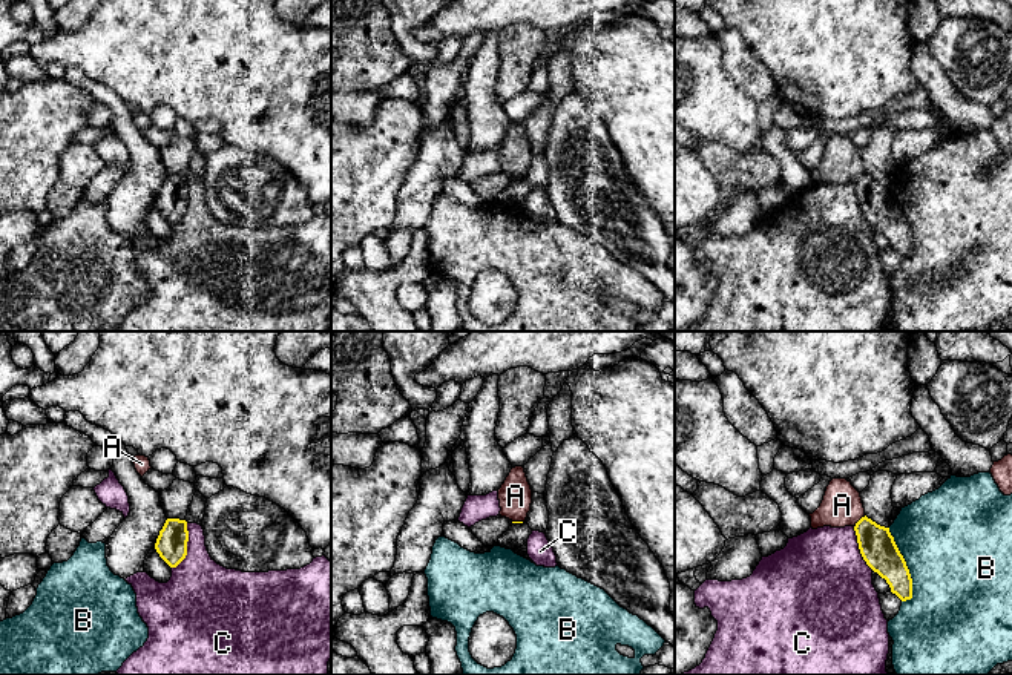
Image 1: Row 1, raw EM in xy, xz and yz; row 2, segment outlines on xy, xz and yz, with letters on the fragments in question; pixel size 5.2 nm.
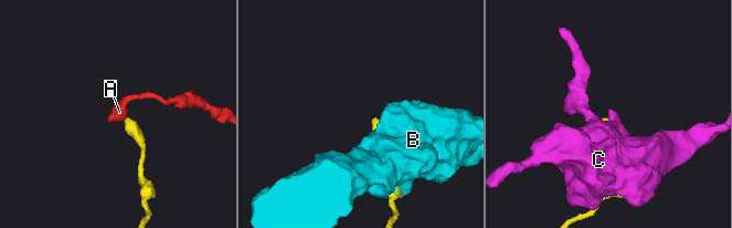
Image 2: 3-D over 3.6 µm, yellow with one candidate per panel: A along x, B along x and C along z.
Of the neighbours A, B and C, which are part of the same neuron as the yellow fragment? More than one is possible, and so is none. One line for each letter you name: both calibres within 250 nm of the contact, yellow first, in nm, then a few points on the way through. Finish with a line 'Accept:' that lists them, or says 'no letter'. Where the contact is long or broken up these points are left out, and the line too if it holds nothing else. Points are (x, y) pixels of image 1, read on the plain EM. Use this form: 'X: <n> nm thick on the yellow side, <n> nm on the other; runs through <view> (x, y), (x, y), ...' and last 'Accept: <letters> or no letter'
Accept: no letter

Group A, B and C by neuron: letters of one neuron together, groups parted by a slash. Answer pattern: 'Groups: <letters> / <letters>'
Groups: A / B / C

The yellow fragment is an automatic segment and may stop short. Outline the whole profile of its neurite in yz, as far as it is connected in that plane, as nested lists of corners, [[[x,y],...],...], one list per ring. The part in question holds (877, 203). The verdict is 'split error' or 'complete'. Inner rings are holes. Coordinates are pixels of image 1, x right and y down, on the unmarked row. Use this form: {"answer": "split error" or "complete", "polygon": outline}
{"answer": "complete", "polygon": [[[866,172],[854,183],[860,210],[902,258],[912,255],[912,235],[889,184],[880,183]]]}

